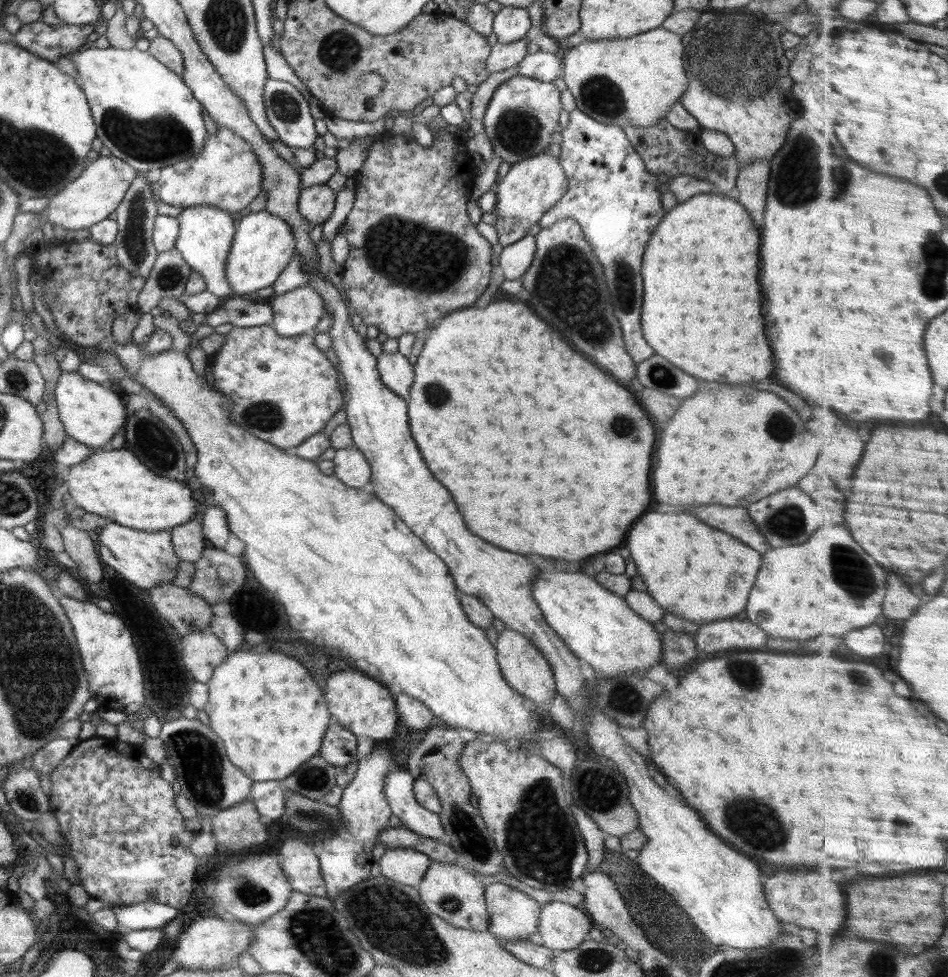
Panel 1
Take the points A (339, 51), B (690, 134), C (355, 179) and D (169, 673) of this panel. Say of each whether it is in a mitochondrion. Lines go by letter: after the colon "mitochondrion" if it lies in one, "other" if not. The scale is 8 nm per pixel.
A: mitochondrion
B: other
C: other
D: other

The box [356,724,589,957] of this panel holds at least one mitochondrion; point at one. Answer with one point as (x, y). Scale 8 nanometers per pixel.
(540, 839)

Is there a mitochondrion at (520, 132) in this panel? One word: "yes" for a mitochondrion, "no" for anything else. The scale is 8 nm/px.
yes

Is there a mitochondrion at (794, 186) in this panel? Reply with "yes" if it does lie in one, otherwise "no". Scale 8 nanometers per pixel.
yes

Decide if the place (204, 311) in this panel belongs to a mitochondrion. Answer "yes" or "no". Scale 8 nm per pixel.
no

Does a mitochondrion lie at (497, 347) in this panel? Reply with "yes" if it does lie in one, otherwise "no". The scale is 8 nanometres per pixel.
no

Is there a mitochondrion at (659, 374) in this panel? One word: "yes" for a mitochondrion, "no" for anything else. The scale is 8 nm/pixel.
yes

